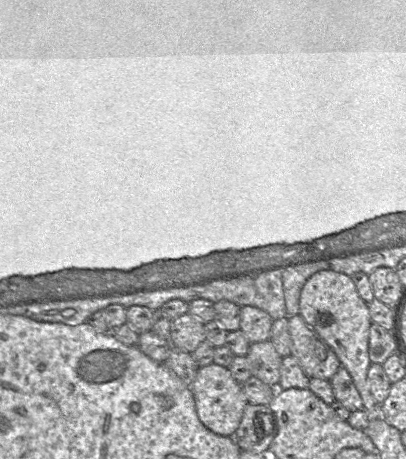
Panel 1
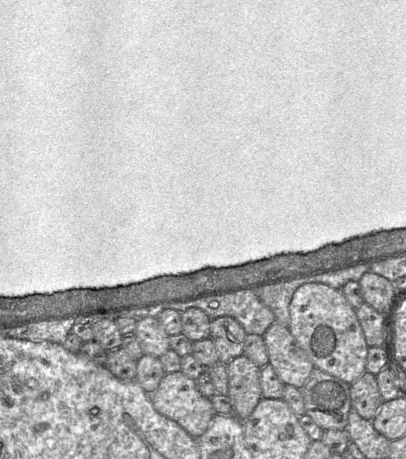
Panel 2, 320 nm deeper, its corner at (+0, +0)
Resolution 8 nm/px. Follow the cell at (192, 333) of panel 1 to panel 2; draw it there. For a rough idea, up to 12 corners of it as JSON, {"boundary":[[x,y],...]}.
{"boundary":[[158,317],[138,320],[134,334],[144,355],[161,357],[170,336]]}

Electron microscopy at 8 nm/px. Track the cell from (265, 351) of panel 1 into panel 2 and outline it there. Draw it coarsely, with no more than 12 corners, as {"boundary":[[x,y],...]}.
{"boundary":[[244,354],[227,363],[233,414],[262,398],[261,368]]}

